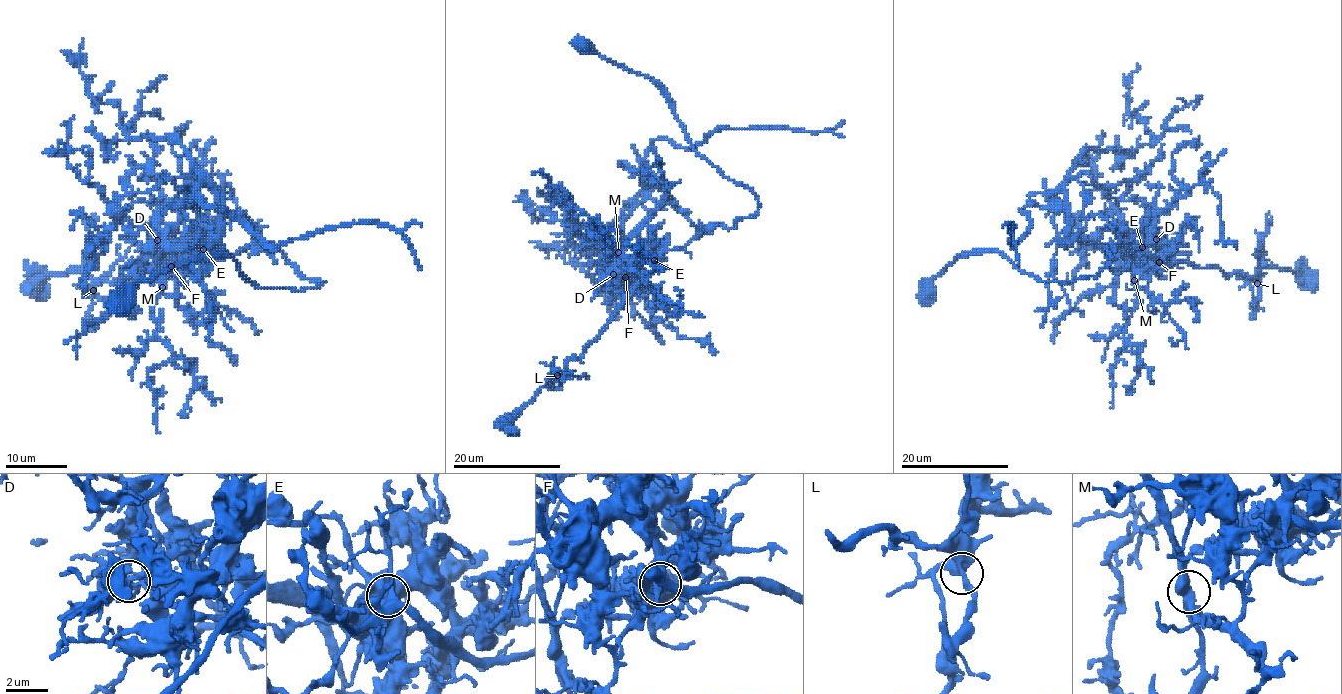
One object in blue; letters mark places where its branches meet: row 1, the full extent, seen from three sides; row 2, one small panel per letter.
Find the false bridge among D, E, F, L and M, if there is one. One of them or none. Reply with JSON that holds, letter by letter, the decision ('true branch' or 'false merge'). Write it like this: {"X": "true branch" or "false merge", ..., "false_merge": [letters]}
{"D": "false merge", "E": "true branch", "F": "true branch", "L": "true branch", "M": "true branch", "false_merge": ["D"]}

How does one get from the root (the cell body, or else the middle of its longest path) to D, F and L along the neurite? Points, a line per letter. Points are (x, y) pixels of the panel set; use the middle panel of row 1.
D: (584, 42), (650, 77), (693, 148), (759, 205), (733, 227), (710, 223), (683, 246), (613, 274)
F: (584, 42), (650, 77), (693, 148), (759, 205), (733, 227), (710, 223), (683, 246), (640, 260), (625, 277)
L: (584, 42), (650, 77), (693, 148), (744, 184), (759, 210), (666, 250), (557, 375)

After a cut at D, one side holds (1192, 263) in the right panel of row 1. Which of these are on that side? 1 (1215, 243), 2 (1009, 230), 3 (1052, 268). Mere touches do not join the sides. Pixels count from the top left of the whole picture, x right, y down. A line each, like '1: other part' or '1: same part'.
1: other part
2: other part
3: other part

